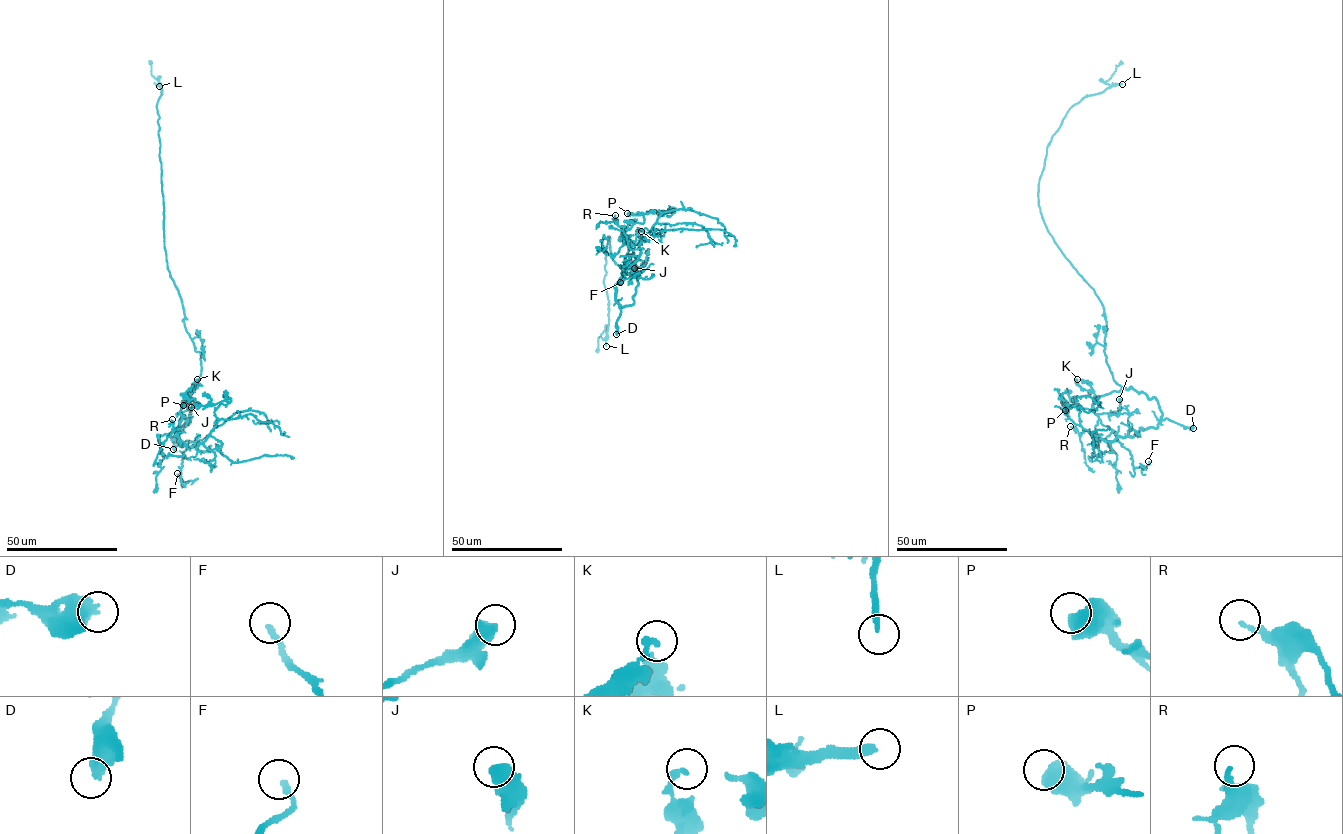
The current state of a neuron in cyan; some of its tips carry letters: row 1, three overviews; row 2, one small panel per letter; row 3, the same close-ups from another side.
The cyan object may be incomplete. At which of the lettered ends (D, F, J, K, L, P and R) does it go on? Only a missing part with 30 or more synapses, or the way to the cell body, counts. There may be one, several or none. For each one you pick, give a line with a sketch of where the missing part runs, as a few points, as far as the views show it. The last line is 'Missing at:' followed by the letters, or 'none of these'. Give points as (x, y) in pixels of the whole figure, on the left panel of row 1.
L: (159, 86), (155, 75), (157, 49), (158, 56), (161, 48), (171, 45), (178, 46), (193, 38)
Missing at: D, L

